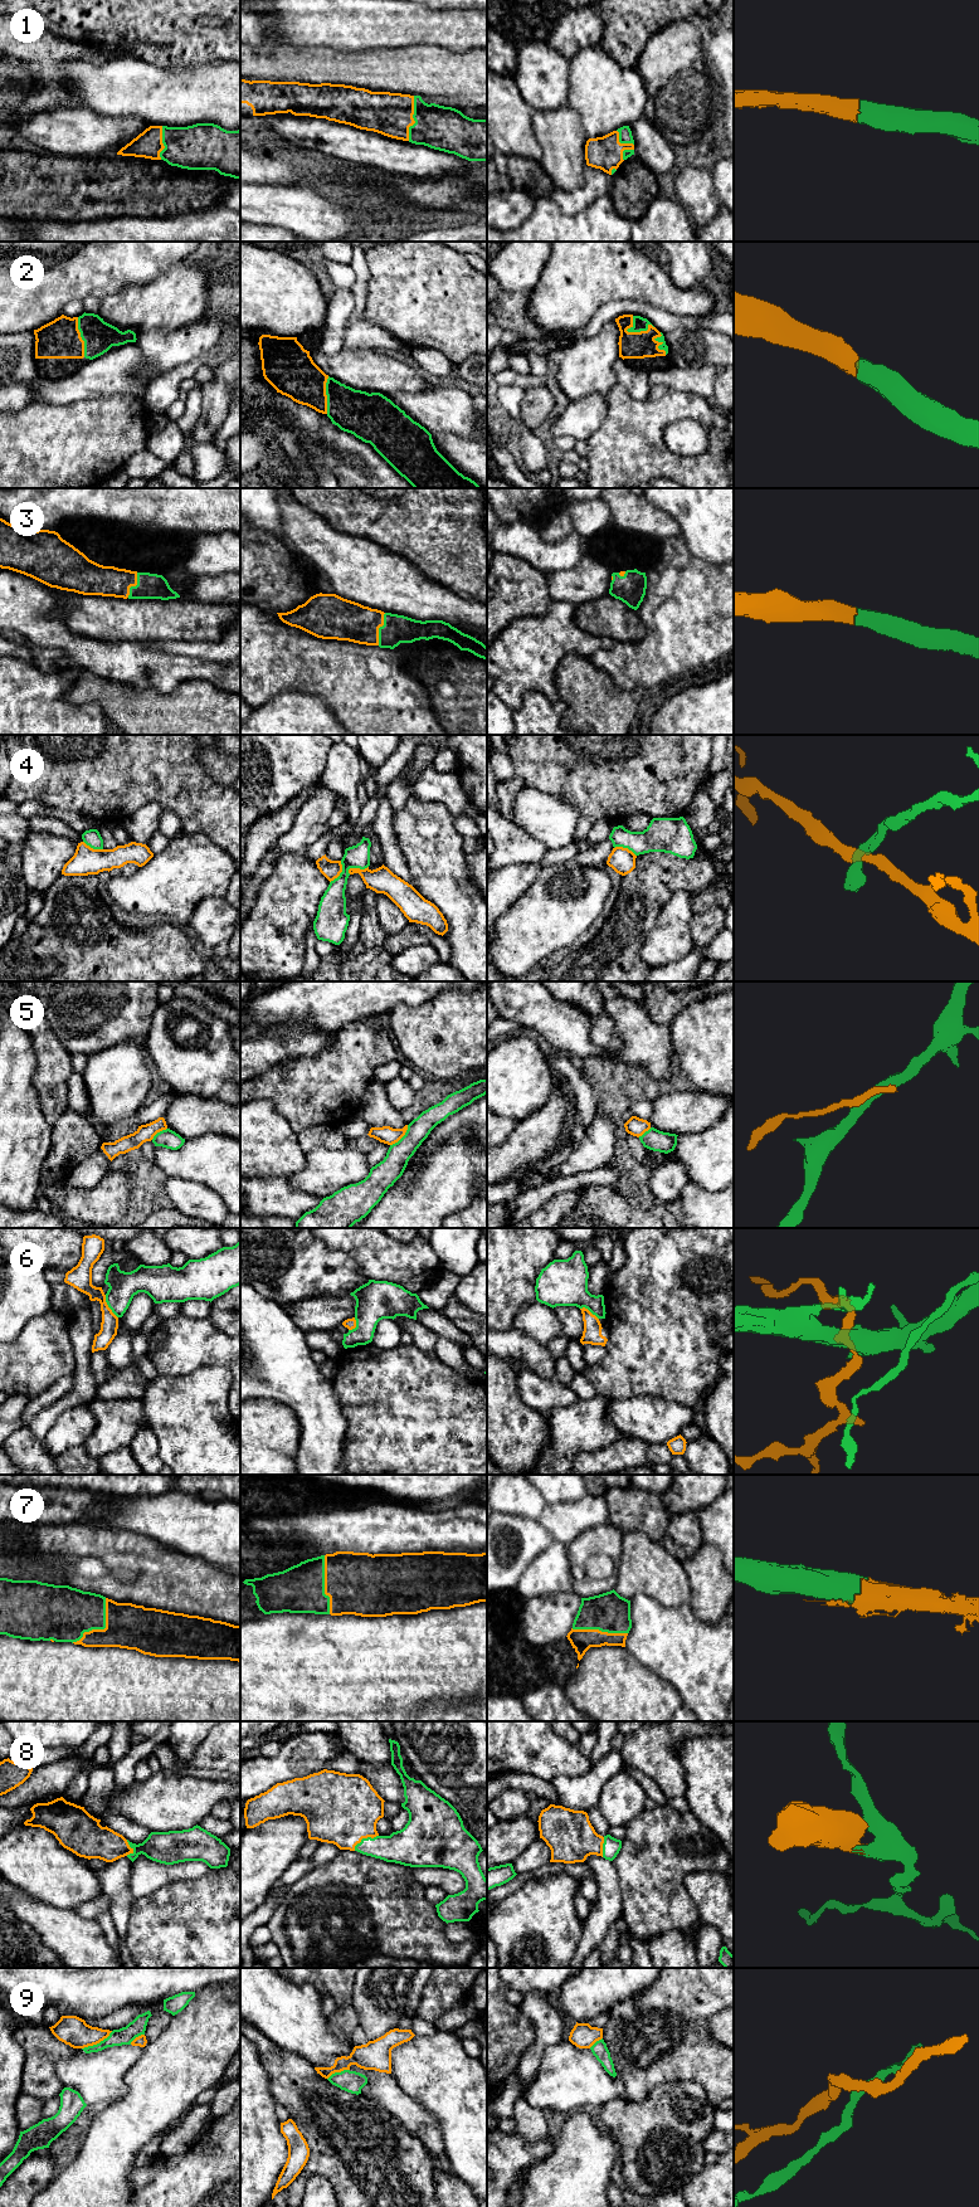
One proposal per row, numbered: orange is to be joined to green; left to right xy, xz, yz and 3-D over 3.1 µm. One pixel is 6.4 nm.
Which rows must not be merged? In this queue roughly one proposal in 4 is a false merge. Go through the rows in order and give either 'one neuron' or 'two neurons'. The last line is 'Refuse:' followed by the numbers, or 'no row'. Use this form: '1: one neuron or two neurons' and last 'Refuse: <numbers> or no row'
1: one neuron
2: one neuron
3: one neuron
4: two neurons
5: one neuron
6: two neurons
7: one neuron
8: one neuron
9: two neurons
Refuse: 4, 6, 9

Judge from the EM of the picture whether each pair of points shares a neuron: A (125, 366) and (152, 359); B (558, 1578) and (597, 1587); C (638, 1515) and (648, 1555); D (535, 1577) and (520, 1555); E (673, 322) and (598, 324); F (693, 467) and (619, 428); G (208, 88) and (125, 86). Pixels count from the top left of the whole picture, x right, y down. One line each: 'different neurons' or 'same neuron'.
A: different neurons
B: different neurons
C: different neurons
D: different neurons
E: same neuron
F: same neuron
G: same neuron

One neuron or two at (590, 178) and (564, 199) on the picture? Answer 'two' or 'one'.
one

